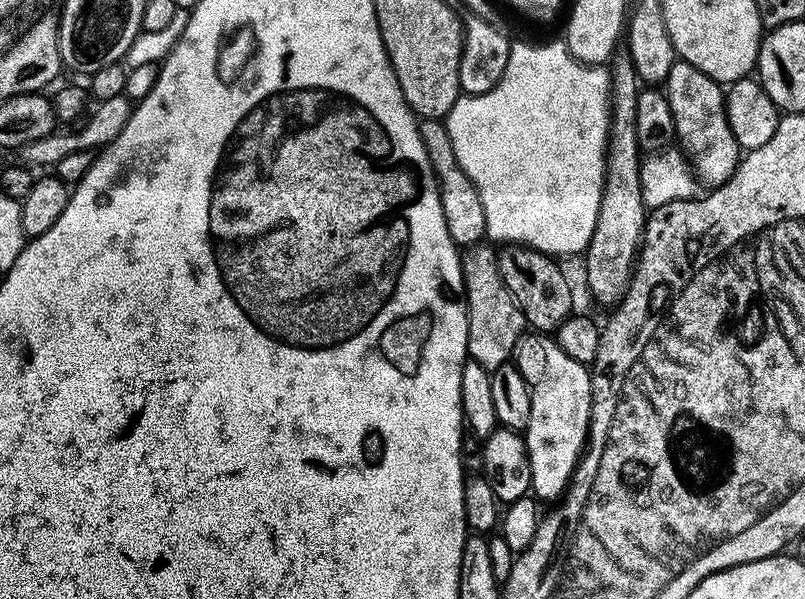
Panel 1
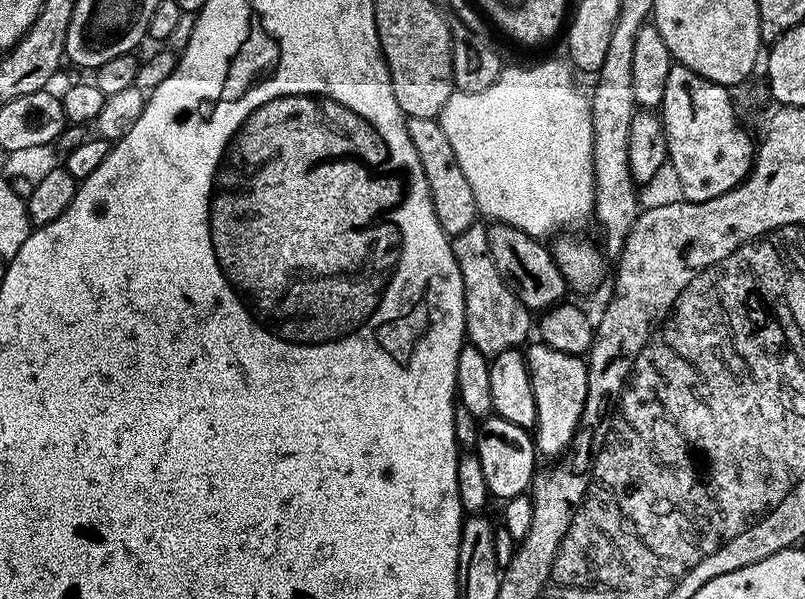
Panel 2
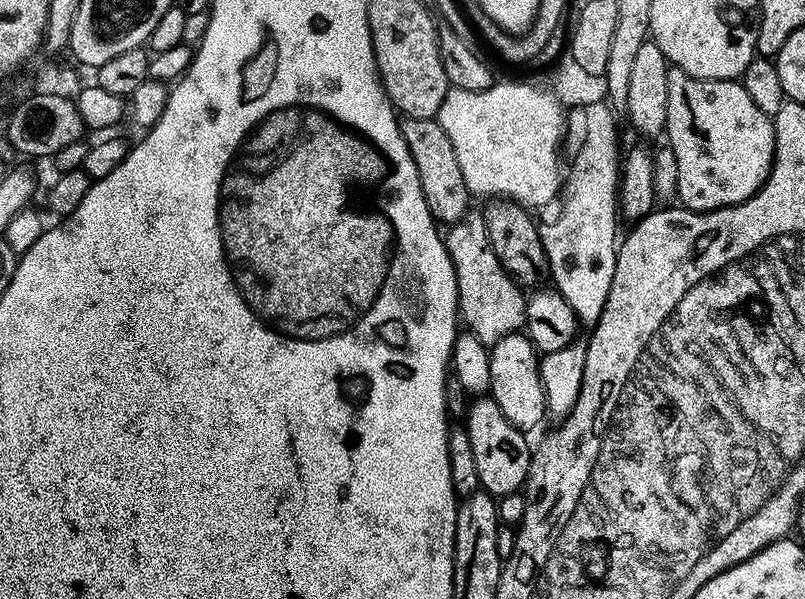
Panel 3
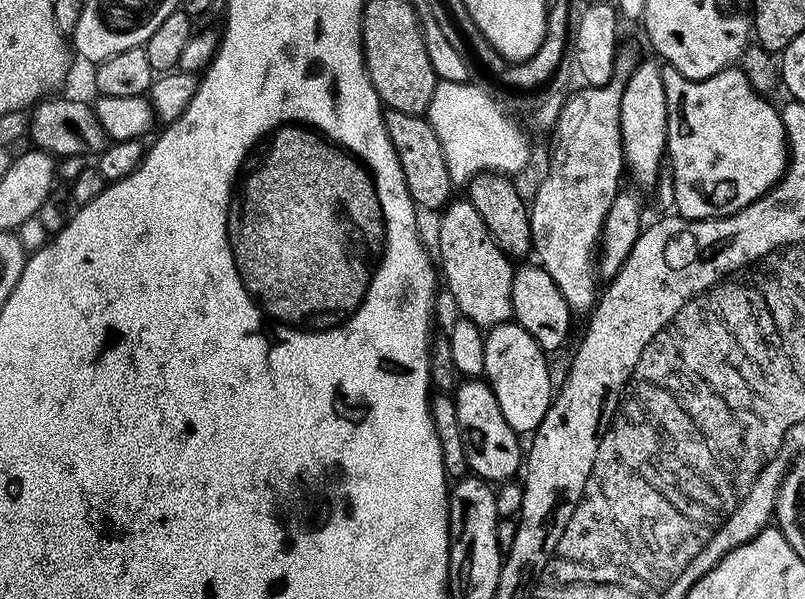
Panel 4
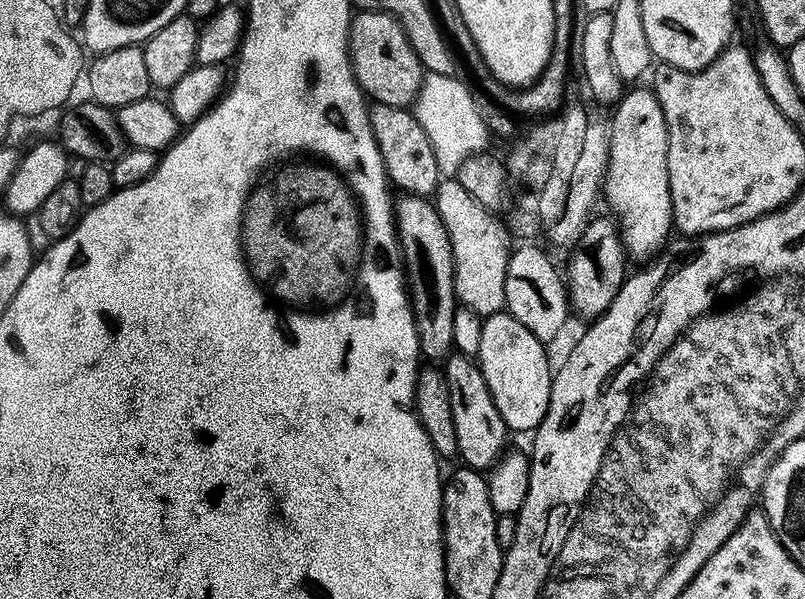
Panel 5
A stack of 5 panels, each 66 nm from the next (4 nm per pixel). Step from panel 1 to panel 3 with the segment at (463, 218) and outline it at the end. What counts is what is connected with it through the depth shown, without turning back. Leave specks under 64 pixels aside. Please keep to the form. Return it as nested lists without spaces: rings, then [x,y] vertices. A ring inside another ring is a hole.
[[[401,119],[400,133],[420,171],[422,194],[426,198],[433,220],[441,225],[451,226],[469,215],[470,193],[462,178],[462,168],[458,166],[458,156],[454,154],[454,146],[450,146],[450,138],[446,138],[446,130],[442,130],[439,119]]]

